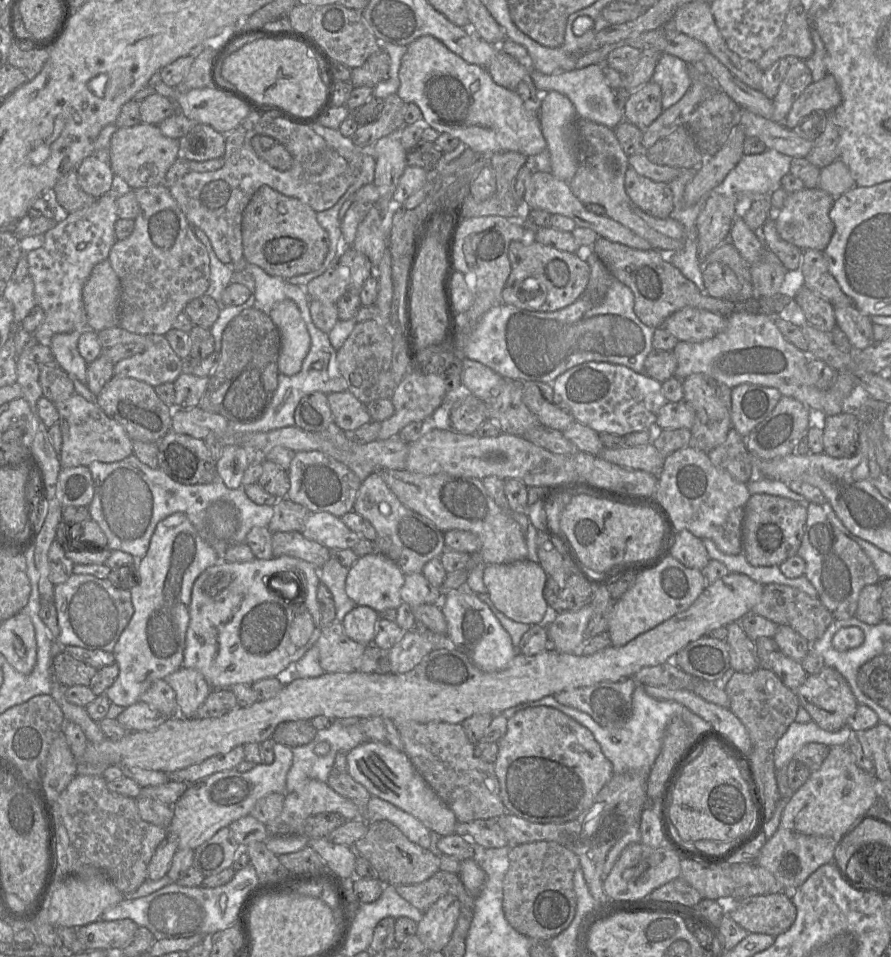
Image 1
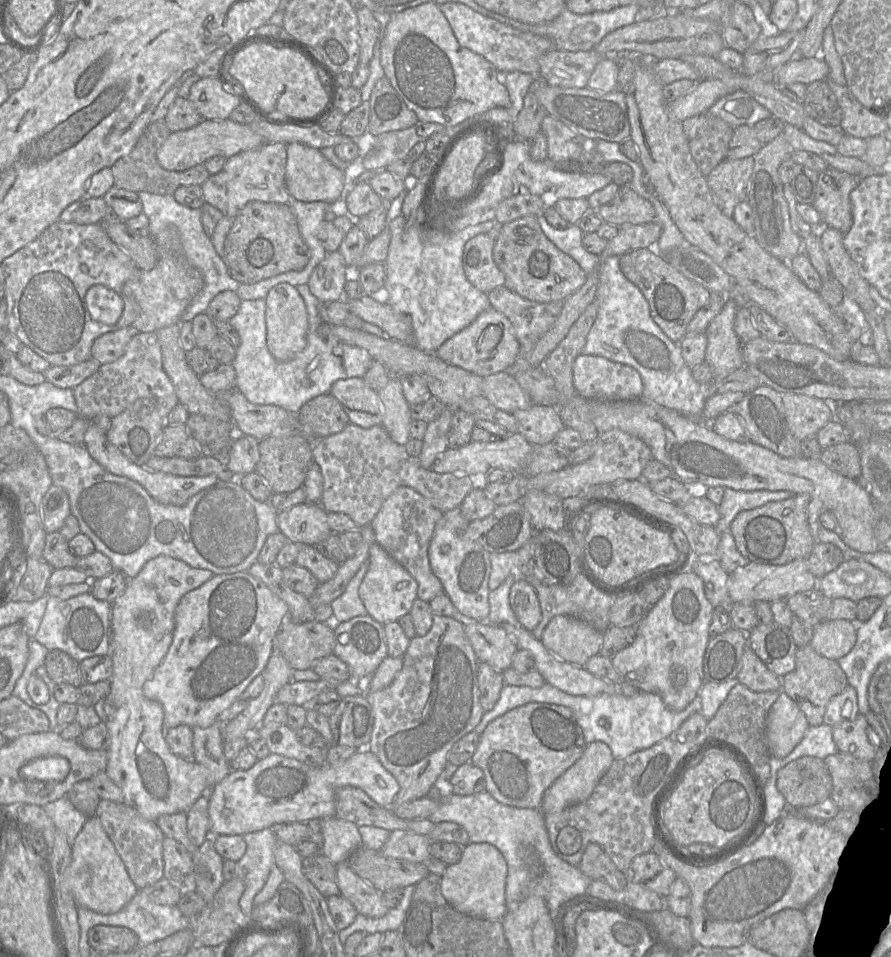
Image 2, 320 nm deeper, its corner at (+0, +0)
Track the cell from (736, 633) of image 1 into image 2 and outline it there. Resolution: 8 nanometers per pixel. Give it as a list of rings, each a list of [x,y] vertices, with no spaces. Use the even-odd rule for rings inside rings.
[[[749,645],[744,649],[736,678],[754,692],[782,691],[782,677],[771,672]]]

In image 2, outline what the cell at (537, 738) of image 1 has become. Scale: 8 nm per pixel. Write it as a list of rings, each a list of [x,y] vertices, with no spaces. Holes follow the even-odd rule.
[[[531,702],[490,722],[480,735],[470,762],[483,770],[486,792],[498,802],[516,808],[540,809],[545,791],[582,756],[586,746],[583,731],[572,710],[556,704]]]

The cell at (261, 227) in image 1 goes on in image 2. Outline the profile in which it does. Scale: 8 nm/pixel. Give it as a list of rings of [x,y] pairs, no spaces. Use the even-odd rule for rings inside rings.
[[[250,201],[233,218],[221,259],[234,280],[253,284],[284,272],[301,270],[310,259],[310,251],[288,204]]]

